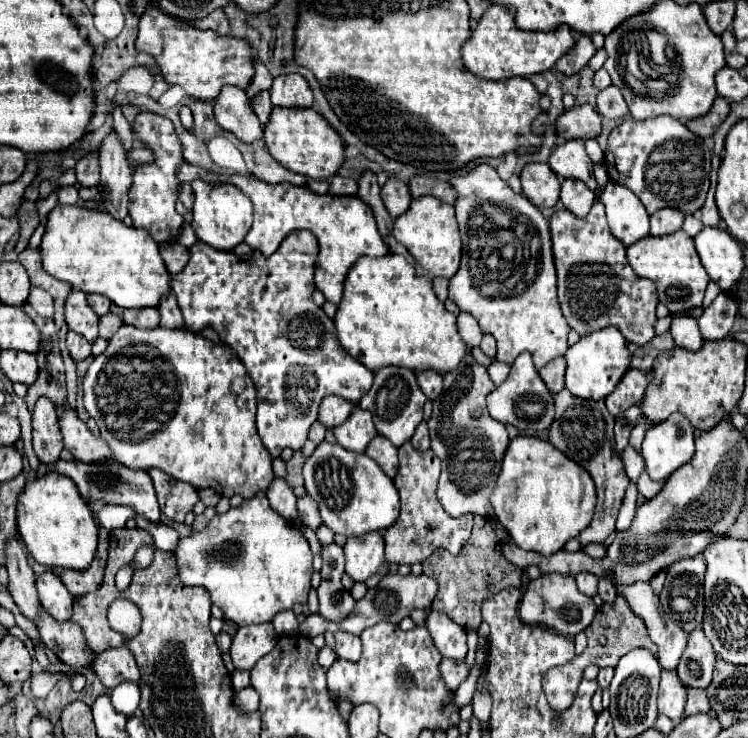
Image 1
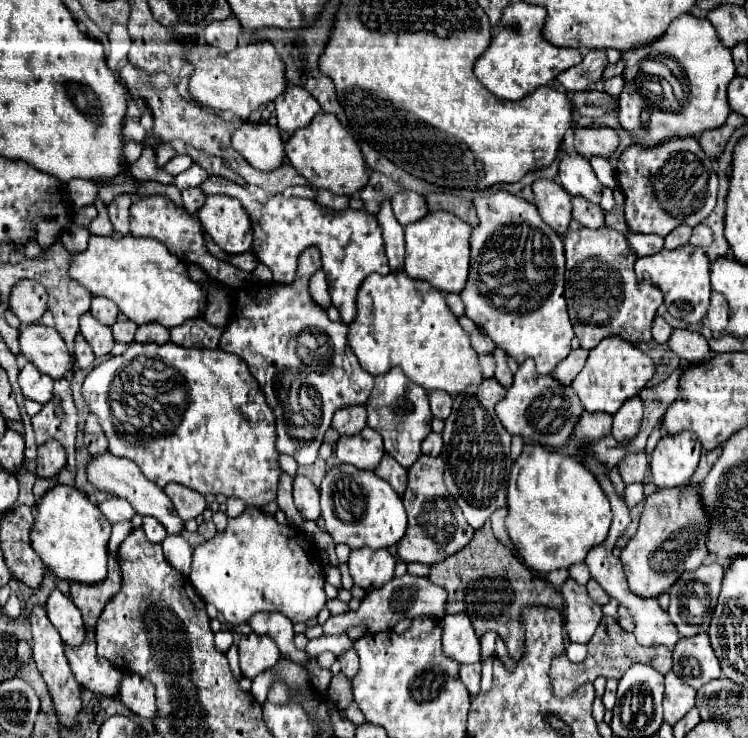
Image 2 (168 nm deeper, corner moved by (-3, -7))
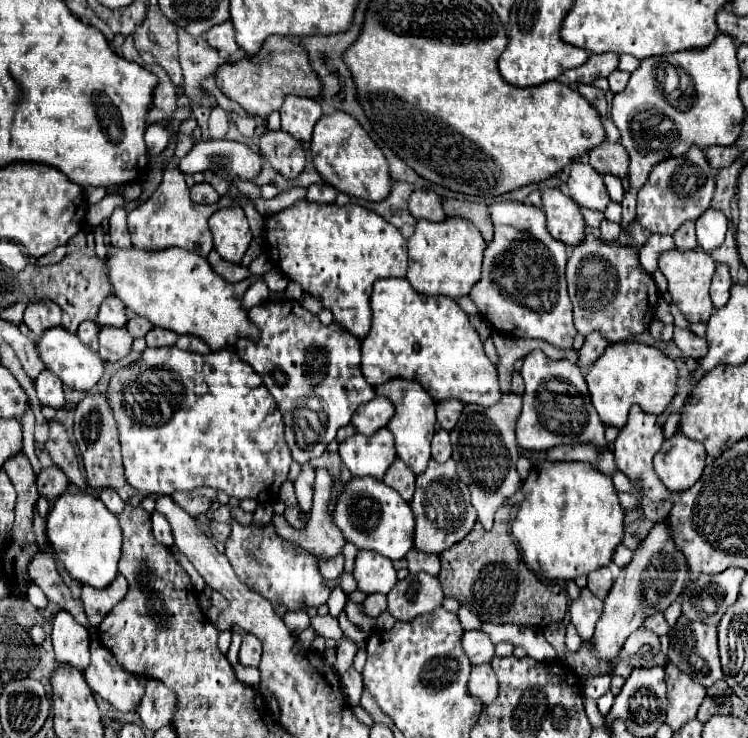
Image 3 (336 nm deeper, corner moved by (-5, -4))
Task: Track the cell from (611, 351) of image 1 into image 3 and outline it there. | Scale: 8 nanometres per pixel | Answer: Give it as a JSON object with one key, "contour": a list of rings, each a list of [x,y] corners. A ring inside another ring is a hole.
{"contour":[[[611,343],[607,345],[605,353],[595,361],[595,365],[589,367],[585,373],[585,381],[589,387],[589,397],[599,413],[599,419],[605,425],[621,427],[627,421],[627,413],[631,405],[639,405],[645,413],[659,415],[665,411],[667,403],[675,395],[675,383],[677,383],[677,367],[675,361],[669,359],[663,351],[635,343]]]}

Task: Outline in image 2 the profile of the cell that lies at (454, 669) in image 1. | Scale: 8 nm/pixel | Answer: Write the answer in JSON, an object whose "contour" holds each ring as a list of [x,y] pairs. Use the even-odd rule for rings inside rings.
{"contour":[[[481,662],[461,664],[461,680],[467,686],[471,696],[477,696],[481,690]]]}

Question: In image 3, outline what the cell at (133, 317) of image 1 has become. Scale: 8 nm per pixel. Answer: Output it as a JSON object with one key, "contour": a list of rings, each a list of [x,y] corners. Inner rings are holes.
{"contour":[[[153,327],[147,335],[147,347],[171,347],[177,341],[177,333],[169,331],[169,329],[161,329],[161,327]]]}

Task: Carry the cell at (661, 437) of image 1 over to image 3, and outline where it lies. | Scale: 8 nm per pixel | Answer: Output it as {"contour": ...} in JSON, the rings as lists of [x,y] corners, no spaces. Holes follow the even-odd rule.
{"contour":[[[675,433],[653,457],[653,467],[669,491],[685,491],[701,477],[705,457],[705,447],[699,441]]]}

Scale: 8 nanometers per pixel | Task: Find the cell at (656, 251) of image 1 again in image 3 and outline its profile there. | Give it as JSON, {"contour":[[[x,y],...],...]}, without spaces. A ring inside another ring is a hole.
{"contour":[[[703,249],[663,251],[659,255],[659,271],[665,275],[665,279],[669,283],[669,293],[673,297],[673,305],[677,305],[681,315],[689,323],[707,323],[713,313],[713,305],[709,299],[709,285],[711,285],[713,273],[715,273],[713,257]]]}

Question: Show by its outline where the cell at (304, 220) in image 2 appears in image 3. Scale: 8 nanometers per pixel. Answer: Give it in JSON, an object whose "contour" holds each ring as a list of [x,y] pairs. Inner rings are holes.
{"contour":[[[299,201],[297,205],[265,219],[265,249],[273,265],[297,281],[305,293],[323,299],[323,307],[345,325],[355,337],[365,337],[371,327],[369,295],[379,277],[405,277],[407,243],[397,227],[381,215],[349,203],[349,205],[317,205]]]}

